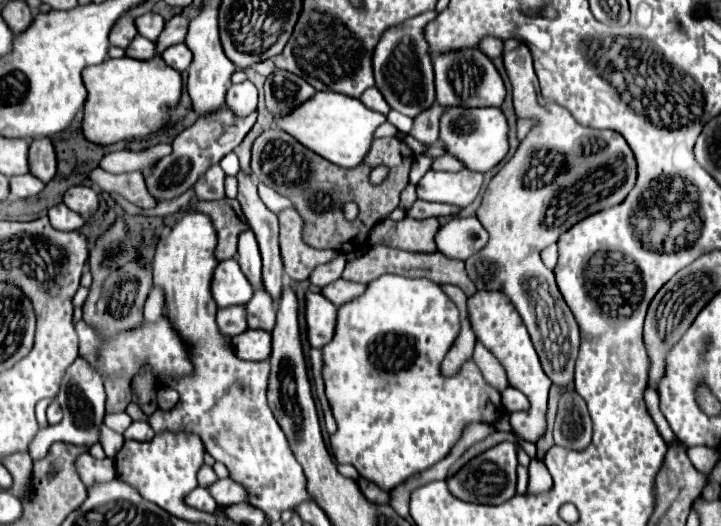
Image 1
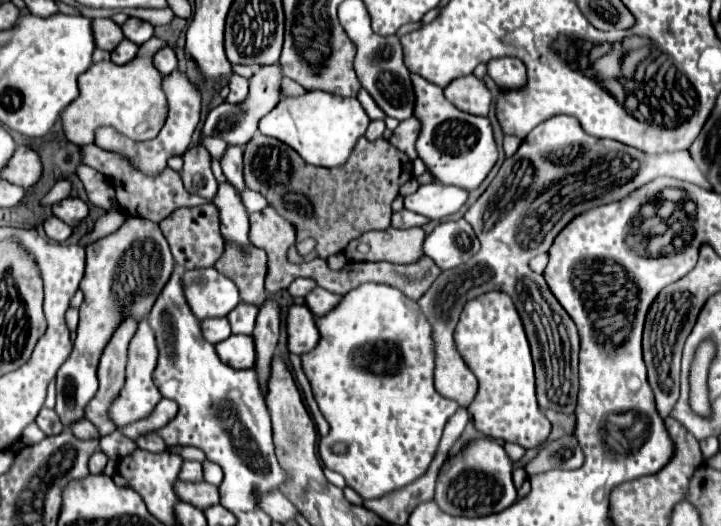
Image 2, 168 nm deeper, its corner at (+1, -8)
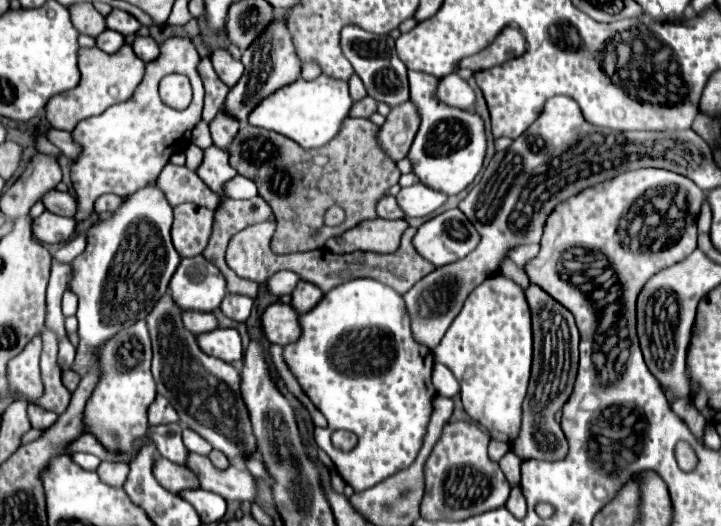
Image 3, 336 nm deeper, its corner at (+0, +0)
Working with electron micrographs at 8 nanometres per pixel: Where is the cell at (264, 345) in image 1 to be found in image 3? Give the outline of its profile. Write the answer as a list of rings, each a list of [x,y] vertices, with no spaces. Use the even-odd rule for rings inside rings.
[[[216,328],[216,332],[200,334],[200,348],[224,362],[242,360],[242,338],[234,328]]]

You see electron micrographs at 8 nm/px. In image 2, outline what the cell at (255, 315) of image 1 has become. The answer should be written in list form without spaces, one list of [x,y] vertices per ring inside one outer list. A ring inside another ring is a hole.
[[[239,302],[239,308],[233,308],[227,314],[233,334],[251,334],[255,328],[255,318],[257,318],[257,306],[245,302]]]

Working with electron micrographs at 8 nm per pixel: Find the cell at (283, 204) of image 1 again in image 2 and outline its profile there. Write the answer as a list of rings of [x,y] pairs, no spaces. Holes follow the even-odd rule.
[[[253,190],[243,192],[241,202],[245,204],[245,208],[247,208],[247,212],[249,212],[249,214],[251,214],[251,212],[259,212],[259,210],[263,210],[265,206],[269,206],[269,204],[267,204],[267,200],[263,200],[263,196],[261,196],[259,192],[253,192]]]

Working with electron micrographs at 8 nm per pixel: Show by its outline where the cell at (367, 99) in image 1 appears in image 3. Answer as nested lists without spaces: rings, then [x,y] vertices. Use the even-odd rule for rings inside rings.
[[[356,74],[352,76],[352,80],[350,80],[348,84],[350,84],[350,96],[352,96],[354,102],[360,102],[362,98],[368,96],[368,94],[366,94],[366,88],[364,88],[364,84],[362,84],[362,80],[360,80]]]

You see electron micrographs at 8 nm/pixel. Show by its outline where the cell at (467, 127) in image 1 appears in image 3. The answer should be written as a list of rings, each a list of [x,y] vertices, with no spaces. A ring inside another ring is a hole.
[[[408,70],[410,80],[410,100],[414,102],[420,114],[420,128],[414,138],[414,144],[408,152],[414,174],[422,184],[436,188],[448,196],[462,192],[476,174],[482,170],[486,158],[486,132],[484,120],[476,112],[468,112],[456,106],[448,106],[436,98],[438,78],[424,72]]]

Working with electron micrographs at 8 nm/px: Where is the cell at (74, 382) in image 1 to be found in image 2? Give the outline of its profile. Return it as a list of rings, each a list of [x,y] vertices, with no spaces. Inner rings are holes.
[[[135,216],[127,218],[117,232],[89,244],[85,250],[87,266],[79,286],[85,298],[79,308],[77,338],[71,356],[57,372],[55,412],[65,428],[83,418],[87,402],[97,392],[99,356],[103,352],[103,344],[111,340],[111,332],[115,332],[115,324],[119,324],[119,316],[131,316],[135,322],[141,322],[151,312],[163,284],[167,284],[175,268],[175,260],[159,224]]]

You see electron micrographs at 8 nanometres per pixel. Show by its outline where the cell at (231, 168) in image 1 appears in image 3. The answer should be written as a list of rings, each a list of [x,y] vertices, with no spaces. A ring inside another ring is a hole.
[[[202,58],[202,64],[200,64],[200,76],[204,80],[204,88],[206,88],[206,98],[204,98],[204,112],[202,112],[202,120],[206,124],[210,124],[216,114],[220,112],[224,100],[226,100],[226,94],[228,94],[228,86],[216,76],[214,68],[212,68],[212,62],[208,58]]]

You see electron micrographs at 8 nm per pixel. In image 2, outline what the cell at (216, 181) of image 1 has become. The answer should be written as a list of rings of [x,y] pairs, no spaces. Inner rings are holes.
[[[191,146],[183,154],[185,166],[181,170],[183,184],[189,192],[213,200],[217,192],[217,180],[211,172],[211,156],[203,146]]]

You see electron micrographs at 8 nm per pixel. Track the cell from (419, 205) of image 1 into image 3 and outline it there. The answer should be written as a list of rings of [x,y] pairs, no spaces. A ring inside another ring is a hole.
[[[384,196],[384,200],[380,200],[376,206],[376,212],[380,218],[404,218],[404,212],[394,196]]]

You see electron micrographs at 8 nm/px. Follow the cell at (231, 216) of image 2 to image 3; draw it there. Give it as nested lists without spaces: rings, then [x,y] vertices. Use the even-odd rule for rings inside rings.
[[[210,146],[204,150],[204,164],[200,166],[198,176],[204,180],[204,184],[218,194],[220,202],[228,200],[228,194],[224,190],[226,182],[230,182],[238,172],[228,164],[228,154],[220,152],[216,146]]]

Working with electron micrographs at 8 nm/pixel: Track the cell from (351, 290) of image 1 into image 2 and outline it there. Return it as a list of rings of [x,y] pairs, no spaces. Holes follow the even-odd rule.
[[[313,288],[307,296],[305,296],[305,304],[311,308],[311,314],[313,316],[323,316],[327,314],[331,308],[335,308],[339,304],[341,296],[337,294],[331,294],[323,288]]]

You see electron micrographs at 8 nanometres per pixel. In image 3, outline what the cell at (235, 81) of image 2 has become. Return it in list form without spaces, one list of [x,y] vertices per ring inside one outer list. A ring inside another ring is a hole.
[[[214,50],[212,56],[210,56],[212,64],[214,64],[214,70],[216,74],[220,76],[220,80],[224,80],[224,84],[228,88],[232,88],[240,78],[242,78],[242,72],[244,72],[244,66],[240,60],[234,60],[228,50]]]

